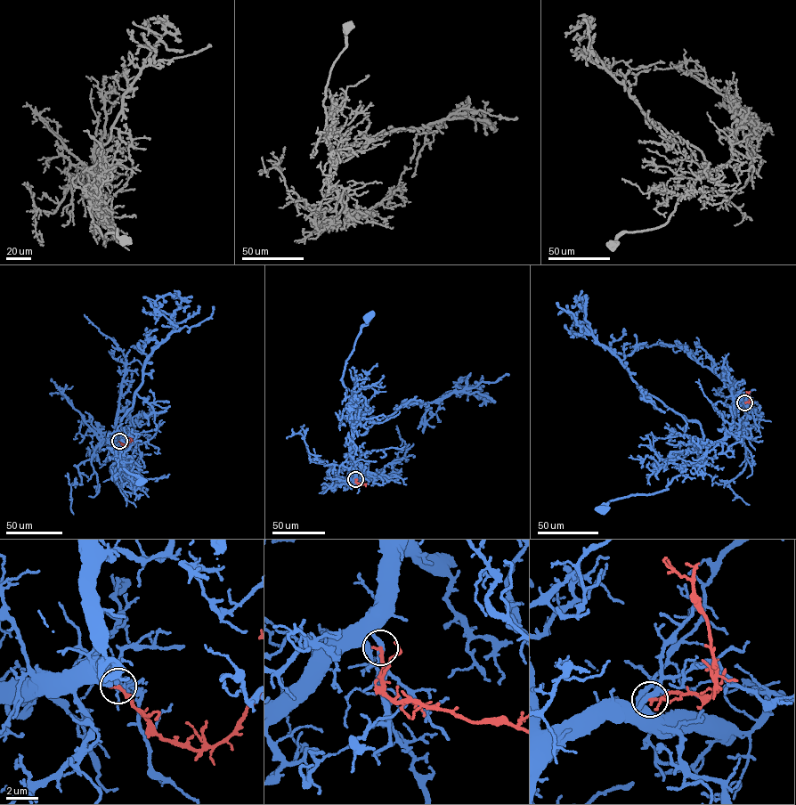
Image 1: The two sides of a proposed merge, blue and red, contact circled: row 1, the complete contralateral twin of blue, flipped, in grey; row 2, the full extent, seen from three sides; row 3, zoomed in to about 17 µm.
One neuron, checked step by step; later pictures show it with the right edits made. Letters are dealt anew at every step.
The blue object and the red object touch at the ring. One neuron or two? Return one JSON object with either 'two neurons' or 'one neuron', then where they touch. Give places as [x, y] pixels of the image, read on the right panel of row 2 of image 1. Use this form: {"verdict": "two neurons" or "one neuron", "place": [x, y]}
{"verdict": "one neuron", "place": [744, 402]}

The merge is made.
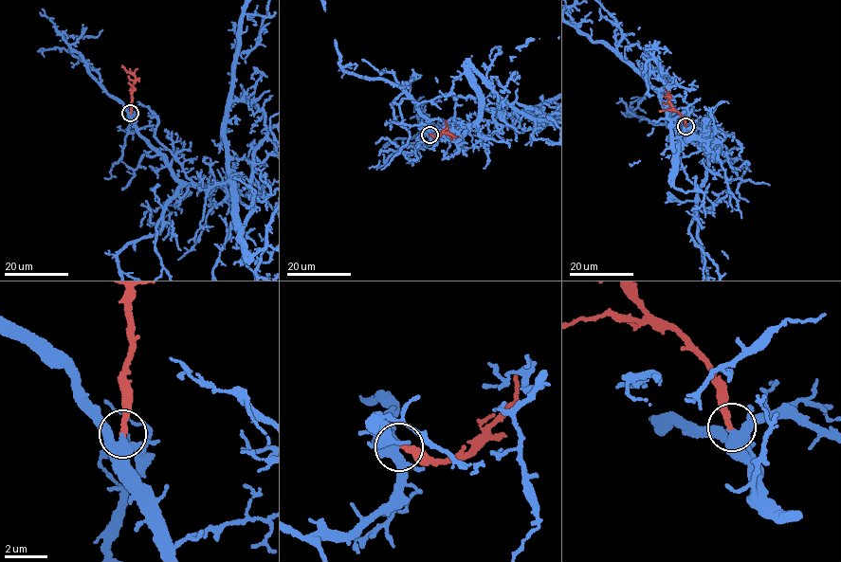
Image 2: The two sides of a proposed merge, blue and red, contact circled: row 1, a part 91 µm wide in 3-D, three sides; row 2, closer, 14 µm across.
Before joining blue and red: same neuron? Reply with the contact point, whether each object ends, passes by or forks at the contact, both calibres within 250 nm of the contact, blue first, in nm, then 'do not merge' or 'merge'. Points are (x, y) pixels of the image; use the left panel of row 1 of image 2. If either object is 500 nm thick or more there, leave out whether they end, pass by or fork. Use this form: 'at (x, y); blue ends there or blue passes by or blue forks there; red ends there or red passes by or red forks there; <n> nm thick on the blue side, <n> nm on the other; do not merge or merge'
at (130, 113); blue forks there; red ends there; 320 nm thick on the blue side, 280 nm on the other; merge

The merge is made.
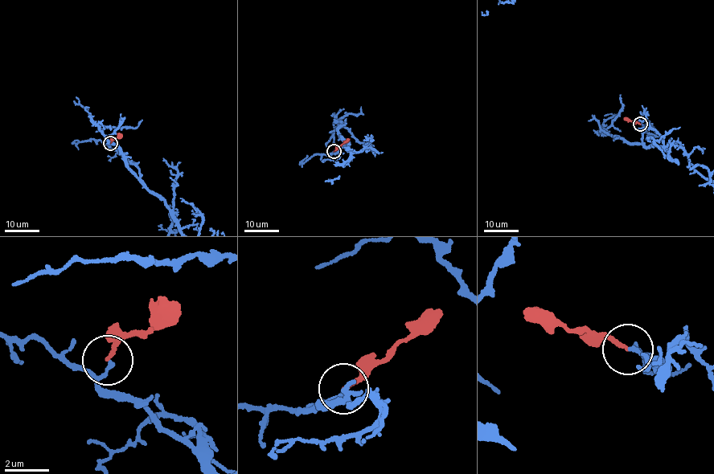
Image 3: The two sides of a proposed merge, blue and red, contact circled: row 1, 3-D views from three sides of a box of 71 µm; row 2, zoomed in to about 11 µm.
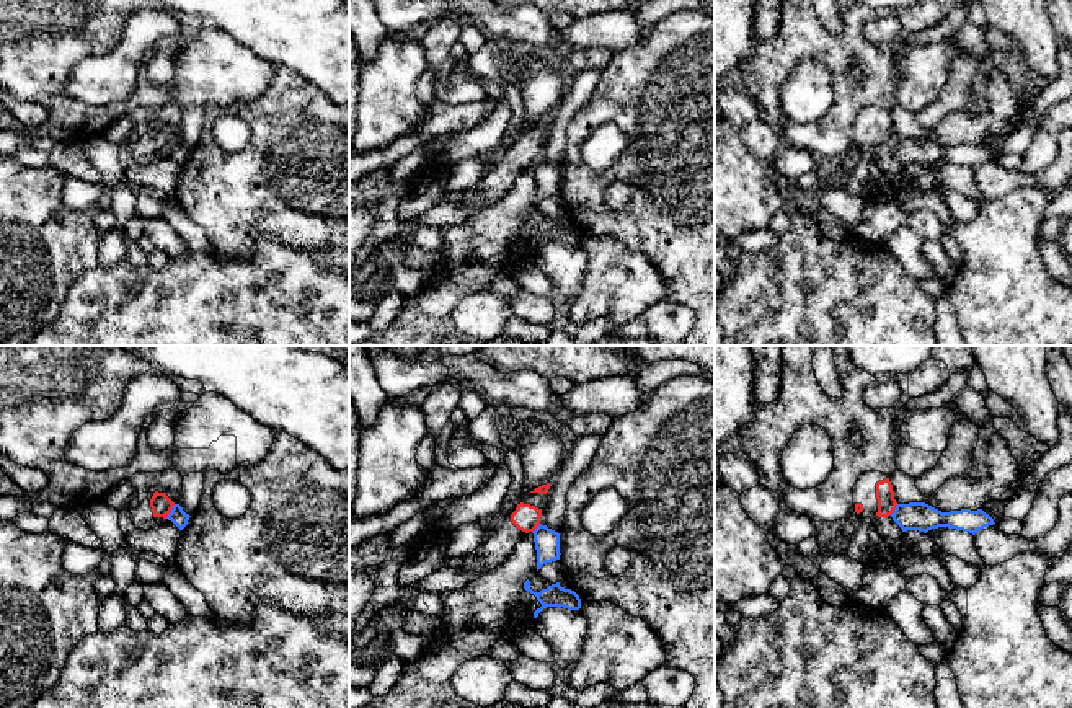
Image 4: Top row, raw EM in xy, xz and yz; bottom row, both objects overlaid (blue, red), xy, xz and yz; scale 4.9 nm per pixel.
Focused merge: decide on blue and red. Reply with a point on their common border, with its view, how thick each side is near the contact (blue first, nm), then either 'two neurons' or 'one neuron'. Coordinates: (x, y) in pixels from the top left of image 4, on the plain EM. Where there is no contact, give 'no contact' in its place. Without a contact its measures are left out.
contact xy (172, 146); calibres 80 and 100 nm; two neurons

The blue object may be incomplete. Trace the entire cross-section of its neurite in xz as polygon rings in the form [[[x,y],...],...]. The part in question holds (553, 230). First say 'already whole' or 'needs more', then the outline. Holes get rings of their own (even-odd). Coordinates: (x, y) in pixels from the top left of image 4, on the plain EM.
already whole; [[[527,214],[524,217],[524,223],[537,232],[537,235],[542,238],[540,243],[534,246],[534,253],[538,251],[538,248],[547,241],[563,241],[568,245],[579,245],[581,243],[581,233],[579,230],[571,225],[560,220],[560,217],[548,220],[547,223],[542,223],[540,227],[534,227],[530,223],[530,215]]]

